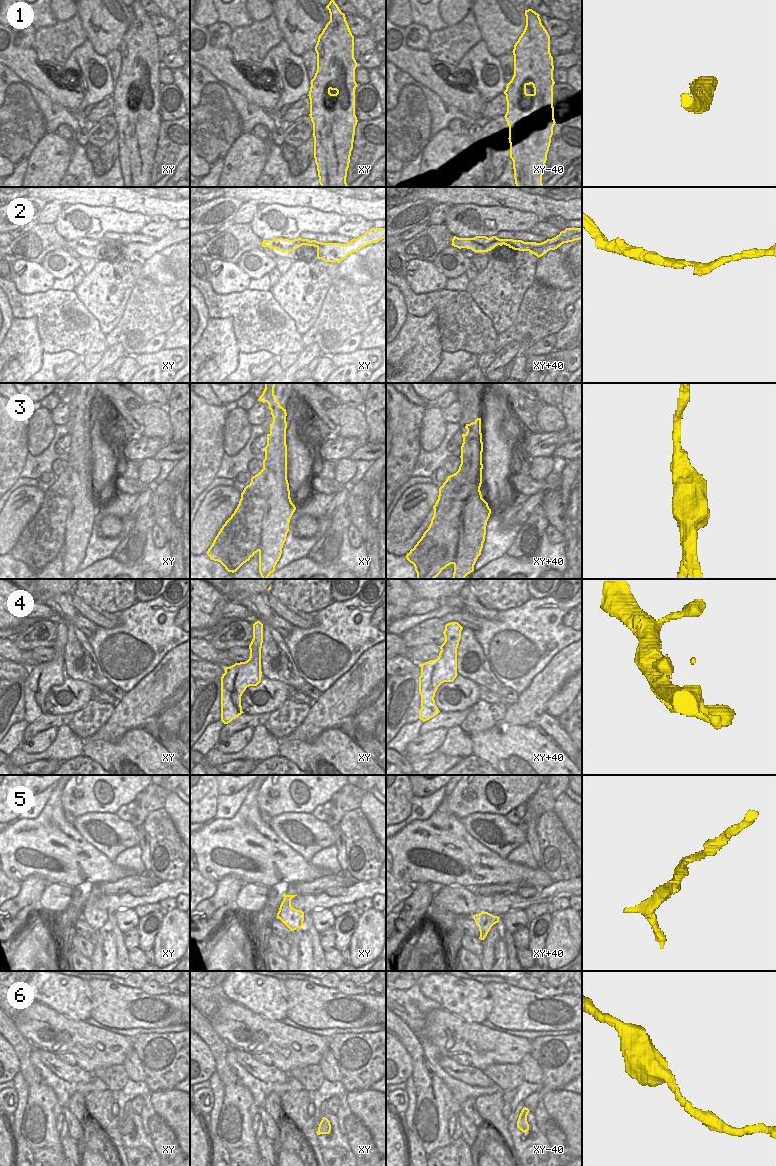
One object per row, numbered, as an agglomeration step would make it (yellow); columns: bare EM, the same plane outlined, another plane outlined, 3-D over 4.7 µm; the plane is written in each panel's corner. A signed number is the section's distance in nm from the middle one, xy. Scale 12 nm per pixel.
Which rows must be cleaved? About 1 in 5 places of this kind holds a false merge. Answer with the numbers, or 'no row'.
3, 5

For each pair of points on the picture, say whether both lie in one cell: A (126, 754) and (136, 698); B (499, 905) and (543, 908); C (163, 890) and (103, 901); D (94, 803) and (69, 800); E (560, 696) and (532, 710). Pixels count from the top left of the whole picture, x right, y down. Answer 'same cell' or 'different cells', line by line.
A: different cells
B: different cells
C: same cell
D: same cell
E: different cells

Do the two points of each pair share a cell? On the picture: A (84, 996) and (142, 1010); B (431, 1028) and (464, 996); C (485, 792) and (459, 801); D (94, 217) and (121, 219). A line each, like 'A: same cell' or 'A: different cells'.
A: different cells
B: different cells
C: same cell
D: same cell

